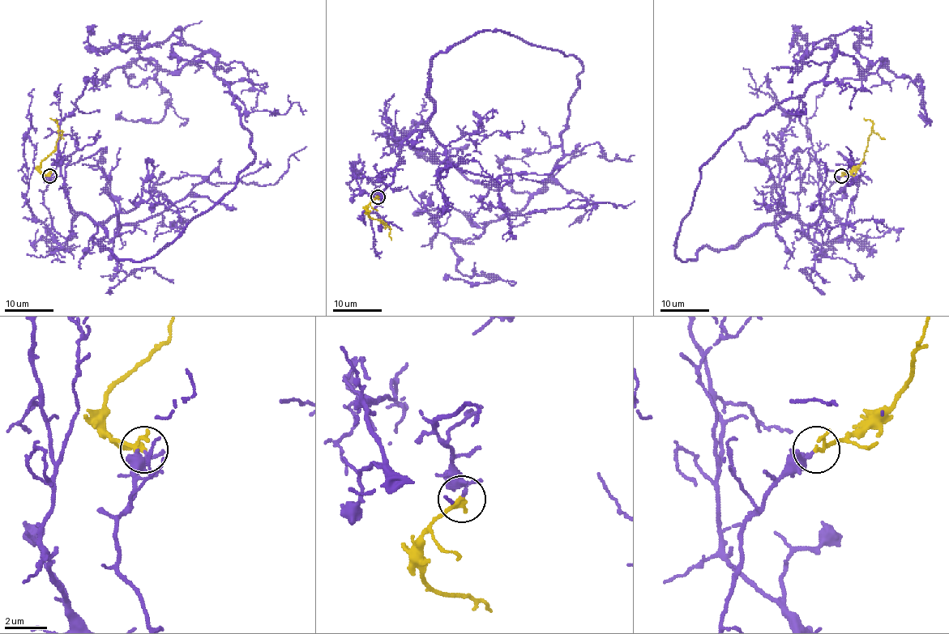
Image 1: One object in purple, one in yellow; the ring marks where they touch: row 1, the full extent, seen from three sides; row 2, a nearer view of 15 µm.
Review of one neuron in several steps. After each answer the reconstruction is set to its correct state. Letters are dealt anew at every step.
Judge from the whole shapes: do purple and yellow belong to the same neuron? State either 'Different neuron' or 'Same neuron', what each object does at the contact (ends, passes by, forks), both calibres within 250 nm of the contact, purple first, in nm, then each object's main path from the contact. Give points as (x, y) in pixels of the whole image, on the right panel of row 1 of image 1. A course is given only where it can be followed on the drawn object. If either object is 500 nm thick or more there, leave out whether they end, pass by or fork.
Same neuron. At the ring purple passes by. At the ring yellow passes by. Thickness 140 nm (purple) against 150 nm. Course of purple: (840, 176), (811, 239), (779, 214), (675, 255), (700, 168), (838, 53), (919, 78), (923, 114). Course of yellow: (842, 176), (859, 165), (866, 149), (873, 123), (864, 118)

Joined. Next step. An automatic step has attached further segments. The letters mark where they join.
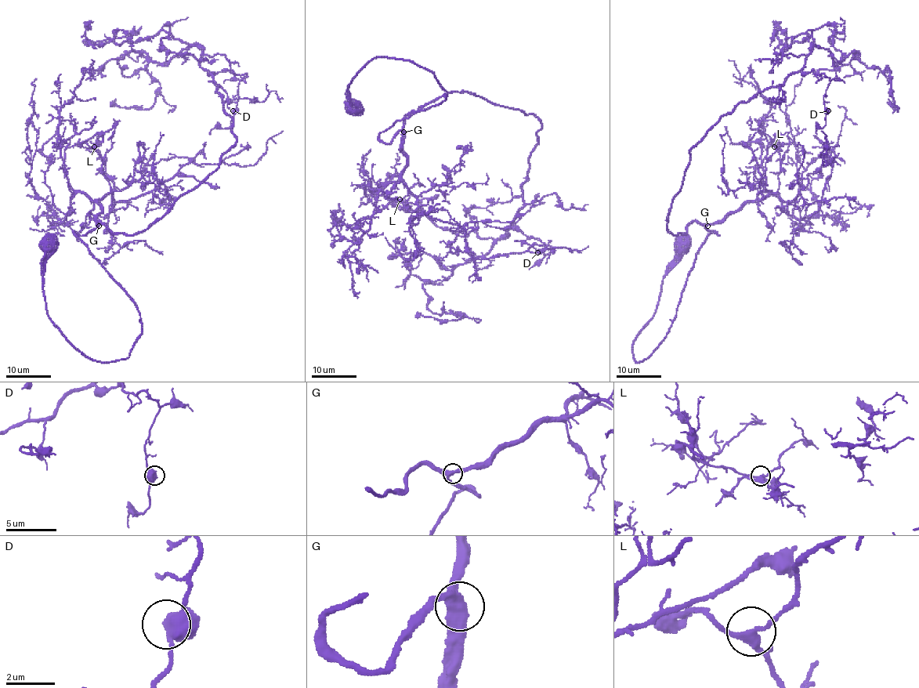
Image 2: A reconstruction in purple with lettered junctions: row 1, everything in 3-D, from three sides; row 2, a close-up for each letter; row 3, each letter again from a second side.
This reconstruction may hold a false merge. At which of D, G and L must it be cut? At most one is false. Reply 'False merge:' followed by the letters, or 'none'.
False merge: none

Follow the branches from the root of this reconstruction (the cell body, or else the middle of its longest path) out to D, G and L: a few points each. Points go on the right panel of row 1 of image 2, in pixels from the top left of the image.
D: (681, 244), (636, 362), (718, 236), (667, 229), (689, 151), (799, 72), (829, 78), (828, 110)
G: (681, 244), (656, 312), (634, 341), (636, 362), (666, 335), (695, 254), (710, 233), (718, 236), (707, 226)
L: (681, 244), (634, 341), (636, 362), (666, 335), (695, 254), (718, 236), (707, 226), (778, 190), (774, 146)

